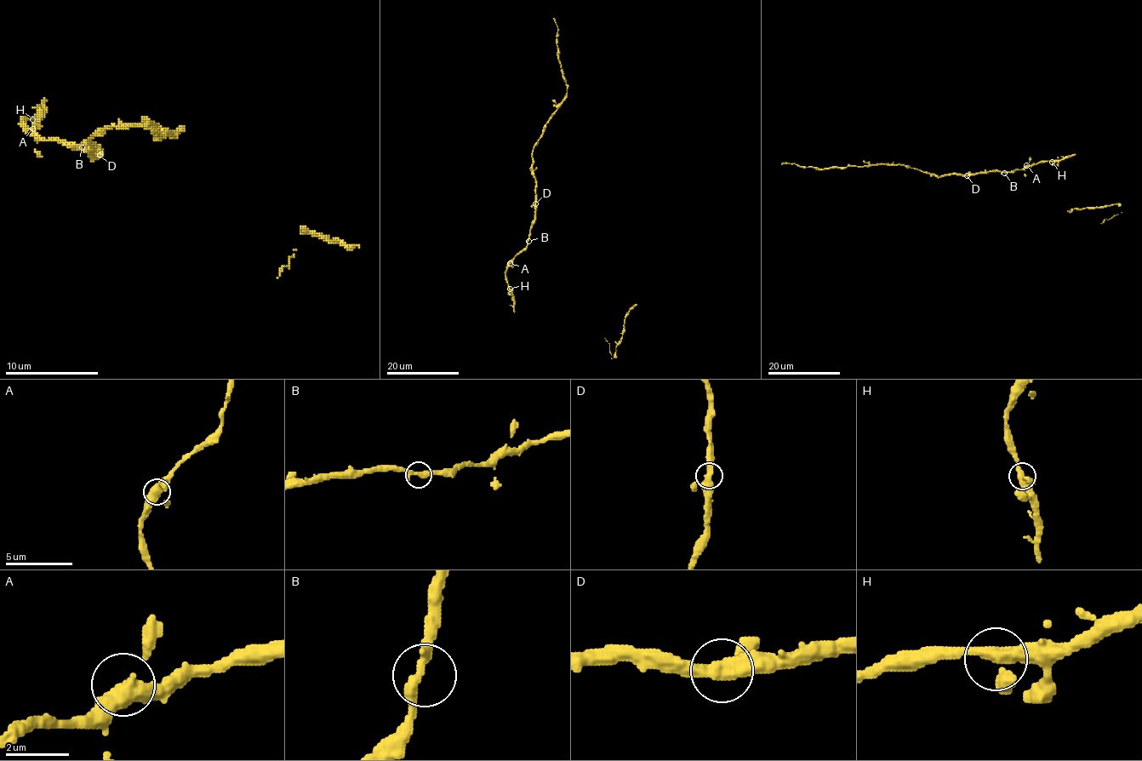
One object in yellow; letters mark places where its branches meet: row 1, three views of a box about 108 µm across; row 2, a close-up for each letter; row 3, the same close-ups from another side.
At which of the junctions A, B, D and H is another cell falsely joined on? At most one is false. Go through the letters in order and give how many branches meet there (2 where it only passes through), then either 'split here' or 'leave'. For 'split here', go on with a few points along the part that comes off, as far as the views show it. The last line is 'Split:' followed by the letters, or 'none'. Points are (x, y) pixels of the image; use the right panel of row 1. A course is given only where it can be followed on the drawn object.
A: 3 | leave
B: 2 | leave
D: 3 | leave
H: 3 | leave
Split: none

